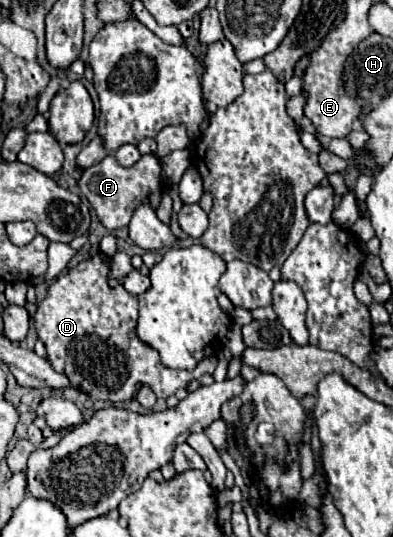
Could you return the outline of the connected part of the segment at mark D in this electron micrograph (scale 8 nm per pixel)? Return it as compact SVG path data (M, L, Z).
M93 247L91 257L71 267L65 275L59 275L49 285L47 297L37 305L37 313L33 315L37 337L45 343L47 359L55 371L67 373L67 377L75 381L73 387L89 393L93 399L107 399L113 403L135 399L139 383L151 385L157 397L167 399L191 379L199 379L205 373L213 375L217 357L201 361L191 373L163 369L155 349L143 345L143 341L135 337L135 321L139 315L135 295L123 289L123 281L111 289L107 285L107 275L109 259Z

